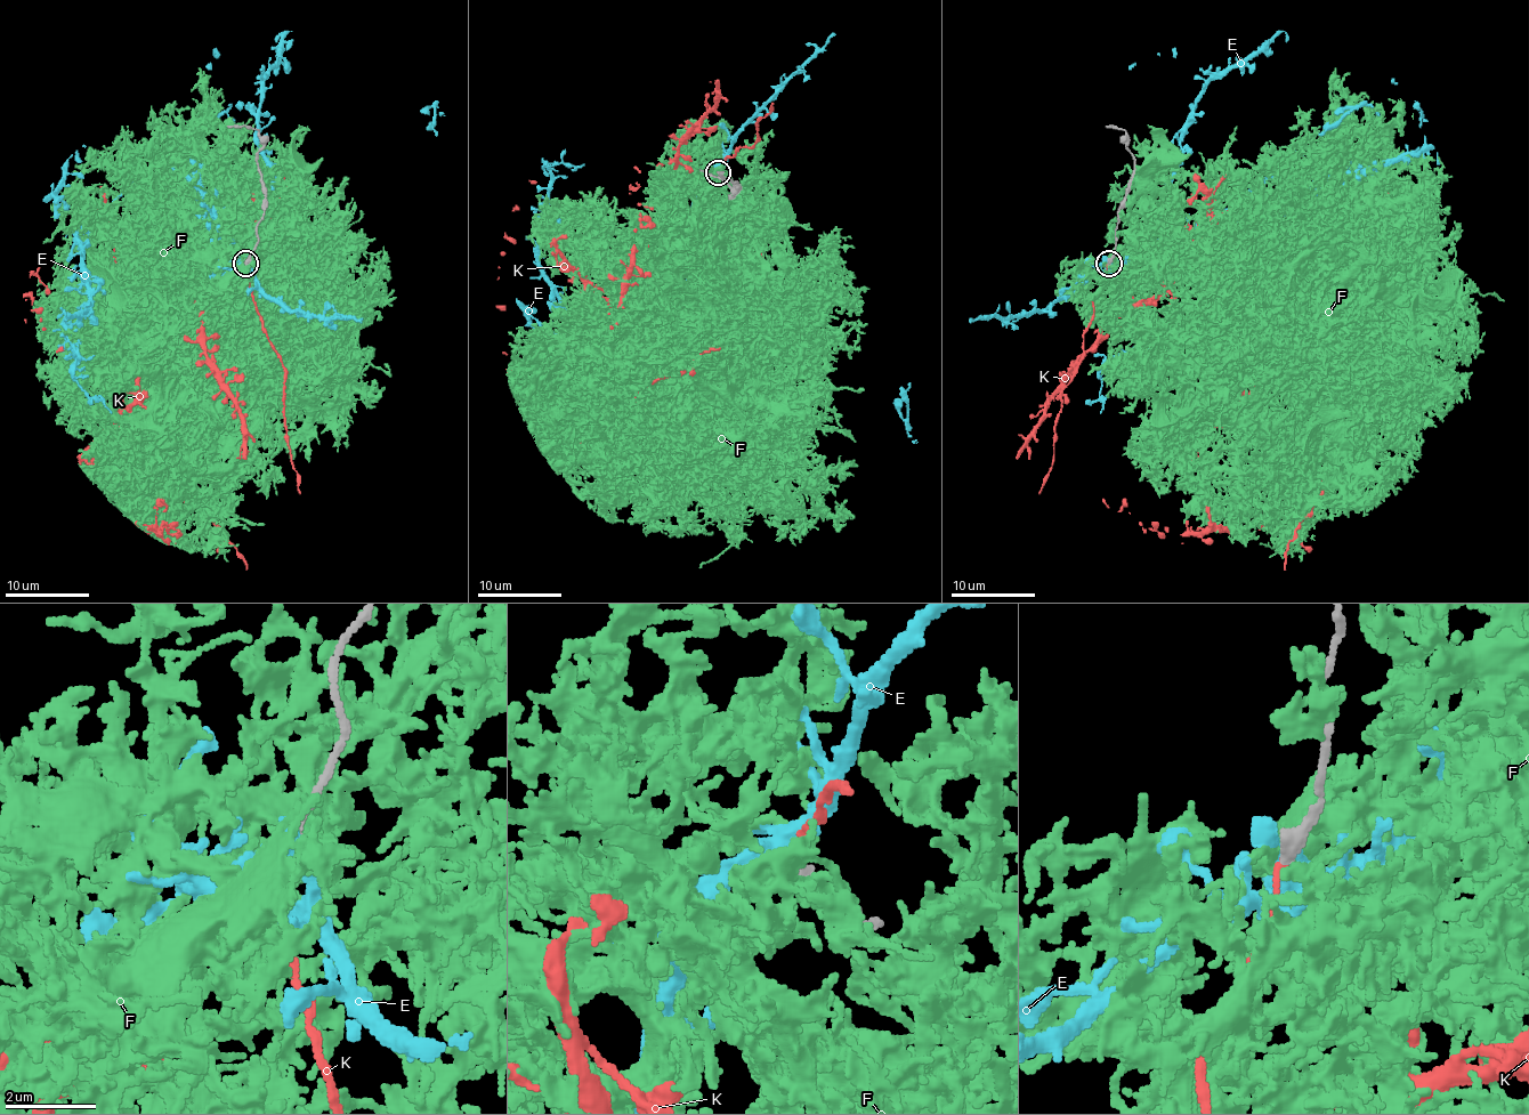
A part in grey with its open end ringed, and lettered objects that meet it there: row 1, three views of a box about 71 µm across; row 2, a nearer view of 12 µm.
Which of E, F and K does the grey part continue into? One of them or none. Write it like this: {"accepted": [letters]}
{"accepted": ["K"]}

